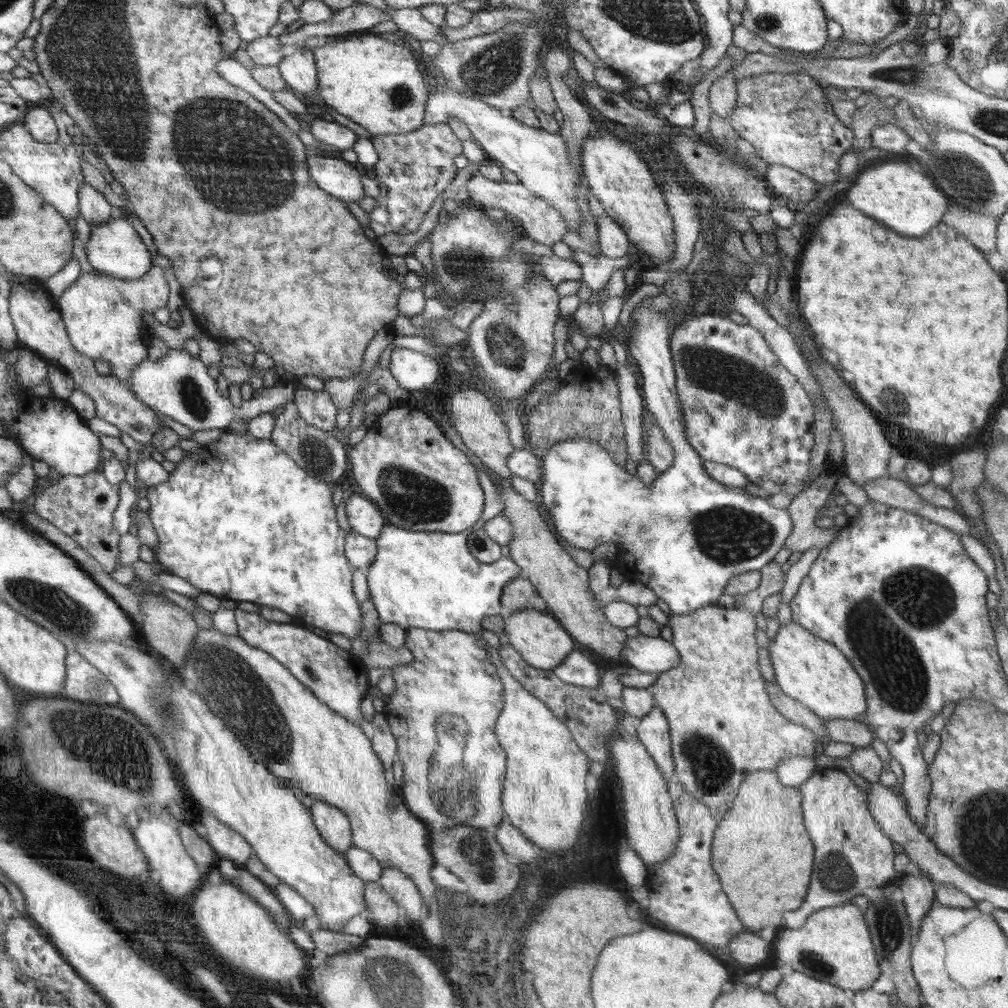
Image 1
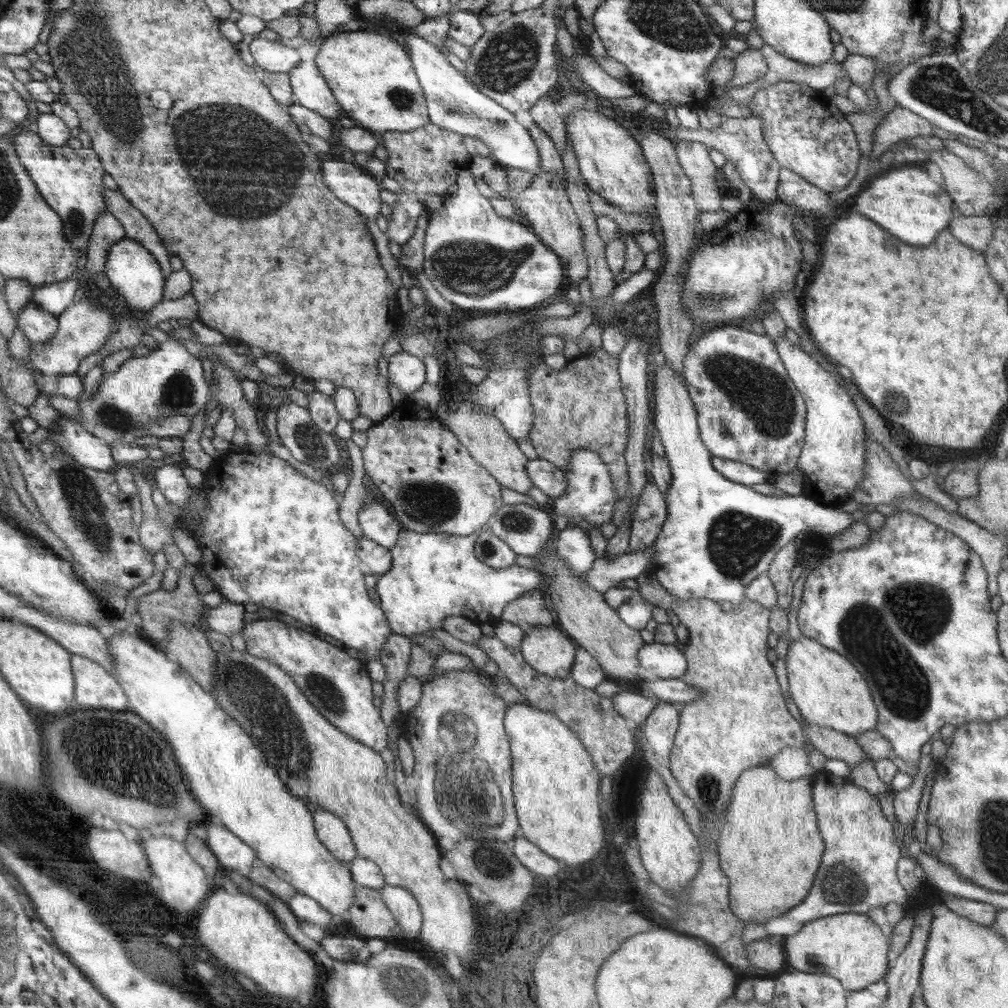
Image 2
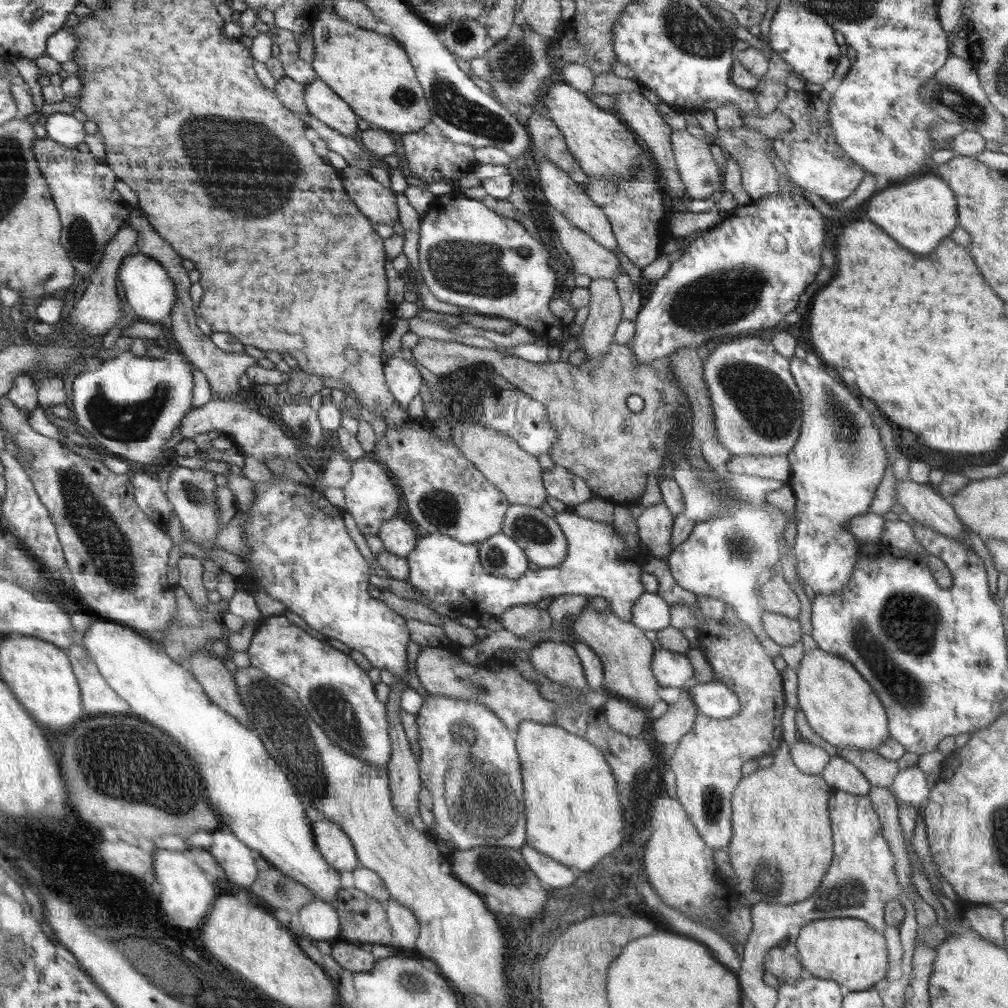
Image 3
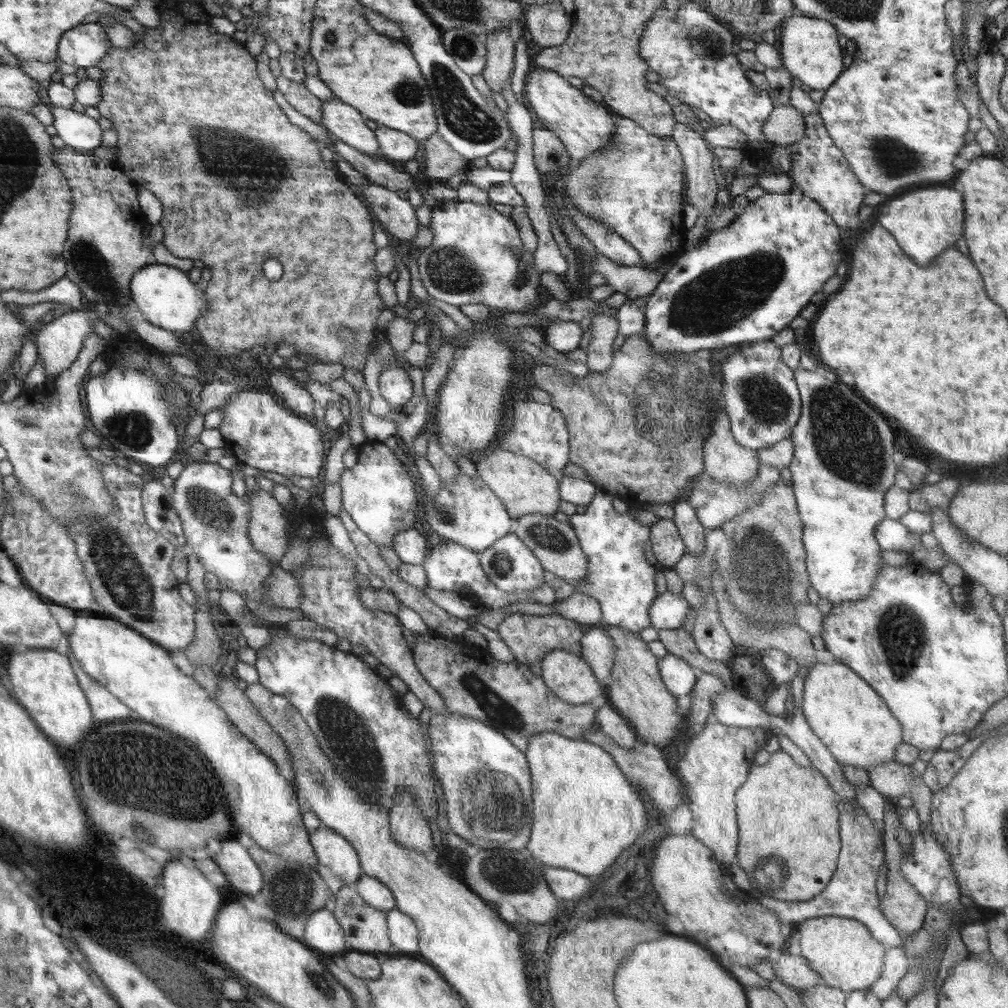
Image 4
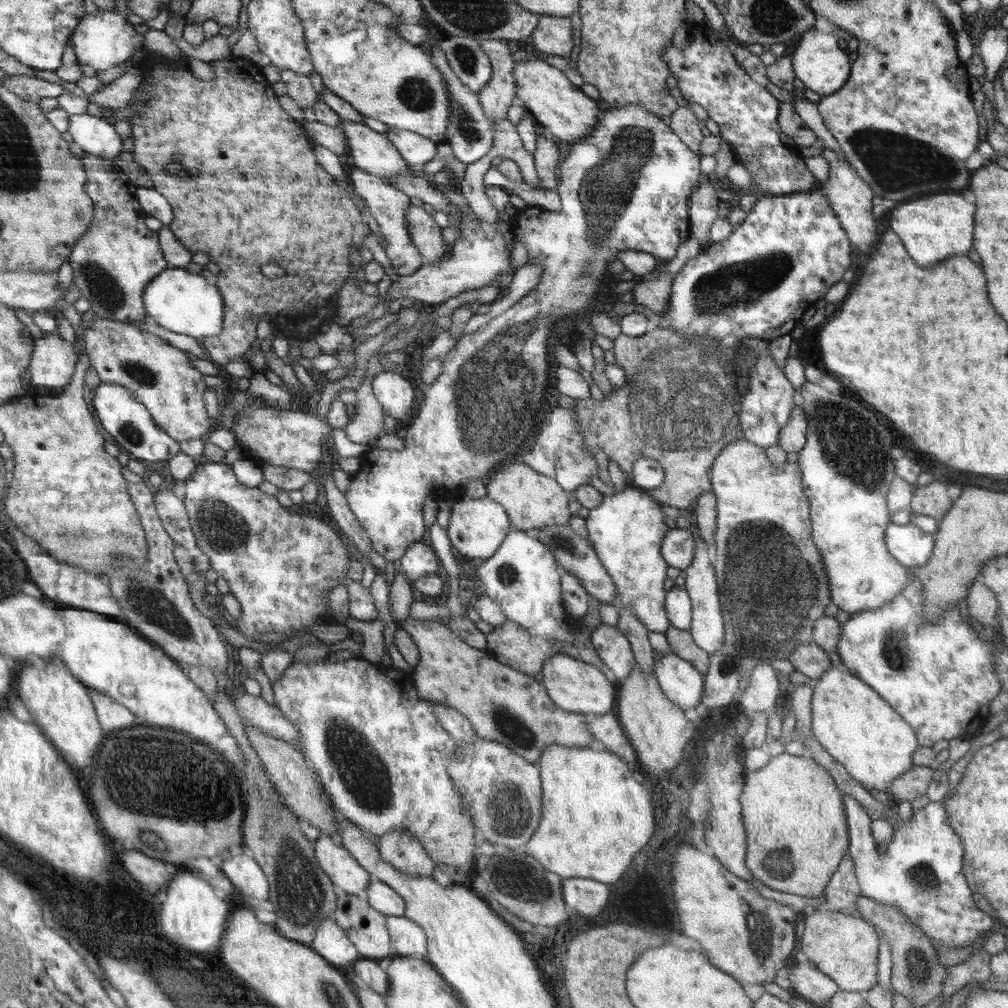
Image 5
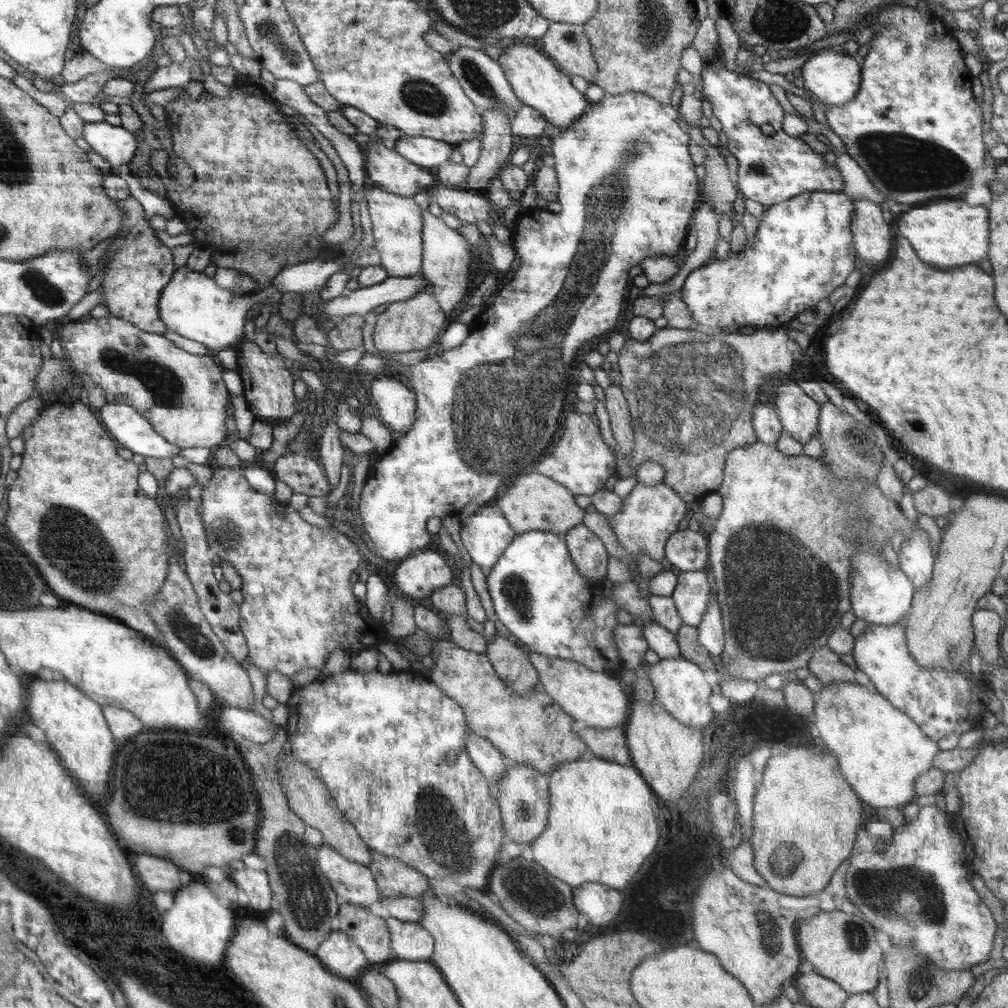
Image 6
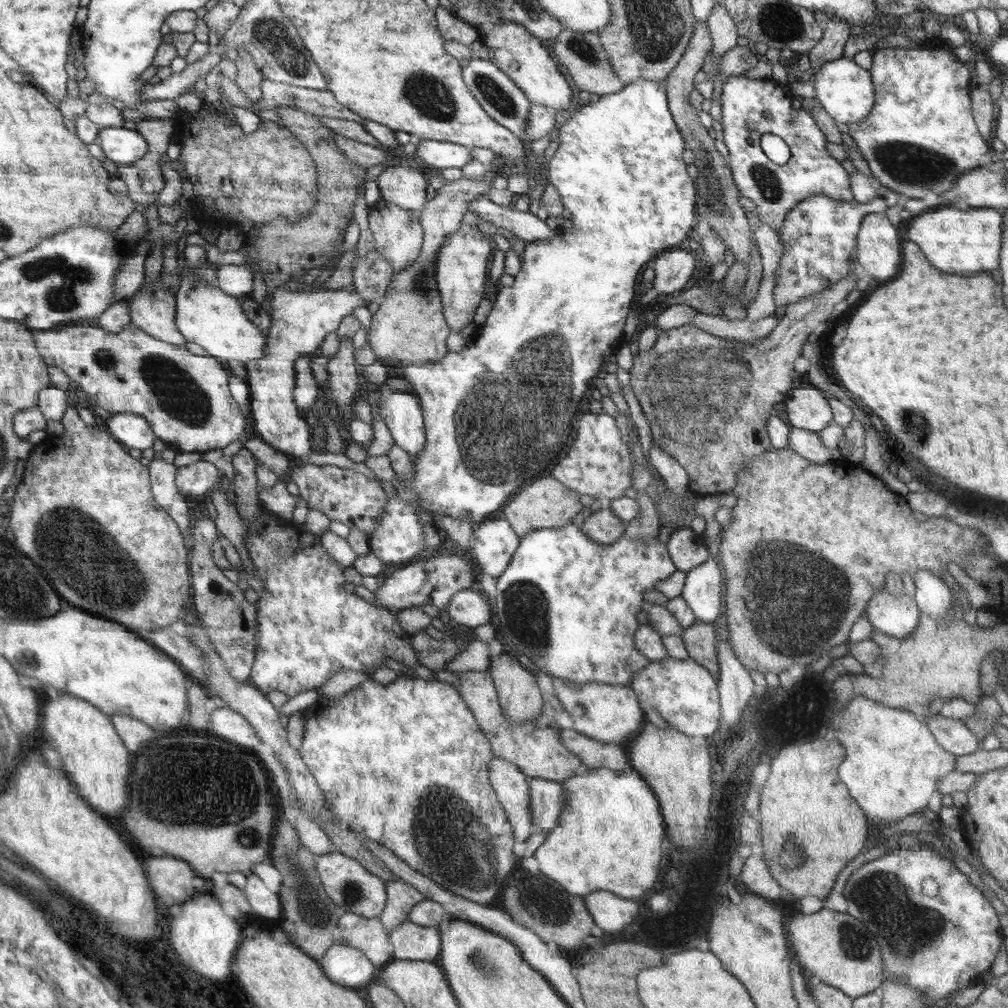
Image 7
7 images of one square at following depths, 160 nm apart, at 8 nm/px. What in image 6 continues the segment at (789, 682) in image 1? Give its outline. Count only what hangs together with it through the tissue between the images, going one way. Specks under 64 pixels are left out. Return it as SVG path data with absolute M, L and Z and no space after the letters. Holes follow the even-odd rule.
M854 681L826 684L816 693L812 716L815 734L835 754L840 772L862 802L882 811L882 808L902 808L917 800L919 795L914 793L914 781L933 767L933 758L939 749L937 741L930 740L905 712L894 708L880 693L870 692Z

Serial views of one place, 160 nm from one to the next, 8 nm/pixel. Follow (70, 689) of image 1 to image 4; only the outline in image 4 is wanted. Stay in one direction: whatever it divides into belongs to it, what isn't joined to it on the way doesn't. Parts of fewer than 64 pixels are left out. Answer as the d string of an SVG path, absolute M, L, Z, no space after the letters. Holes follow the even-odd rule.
M65 648L61 651L72 661L77 679L80 681L81 688L85 691L93 709L94 718L98 718L100 722L112 722L118 718L134 718L134 712L130 708L126 708L121 700L118 700L105 686L94 680L81 667L79 660L76 660L72 654L72 649Z

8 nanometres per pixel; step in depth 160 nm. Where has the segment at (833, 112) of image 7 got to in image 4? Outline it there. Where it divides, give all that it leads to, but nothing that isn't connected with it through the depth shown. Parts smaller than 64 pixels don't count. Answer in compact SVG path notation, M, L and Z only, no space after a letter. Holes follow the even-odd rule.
M796 13L783 18L777 30L777 47L783 67L791 76L814 90L825 91L830 88L845 69L842 61L845 56L842 53L843 48L838 45L839 32L836 27L827 20Z

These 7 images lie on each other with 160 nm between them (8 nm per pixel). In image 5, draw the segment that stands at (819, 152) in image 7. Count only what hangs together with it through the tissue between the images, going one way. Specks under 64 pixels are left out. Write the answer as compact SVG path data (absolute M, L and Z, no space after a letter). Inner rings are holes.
M706 24L690 25L689 38L684 49L668 45L663 50L663 60L669 68L671 75L676 78L678 90L682 93L682 98L694 104L700 104L708 111L708 117L720 128L720 136L727 140L735 152L736 161L747 168L753 178L749 192L757 194L758 197L772 195L789 195L799 192L810 192L816 188L816 177L812 175L806 165L804 158L797 153L793 147L781 134L777 116L780 108L779 102L767 89L756 83L737 63L733 53L738 49L737 42L734 42L733 35L730 34L729 27L723 29L728 33L728 40L722 39L720 33Z

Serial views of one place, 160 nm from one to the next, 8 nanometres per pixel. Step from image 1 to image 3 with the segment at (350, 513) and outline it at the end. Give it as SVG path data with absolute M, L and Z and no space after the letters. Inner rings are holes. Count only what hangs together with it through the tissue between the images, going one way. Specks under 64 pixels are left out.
M399 517L385 520L380 528L380 540L384 548L392 554L405 556L415 547L416 534L414 527Z

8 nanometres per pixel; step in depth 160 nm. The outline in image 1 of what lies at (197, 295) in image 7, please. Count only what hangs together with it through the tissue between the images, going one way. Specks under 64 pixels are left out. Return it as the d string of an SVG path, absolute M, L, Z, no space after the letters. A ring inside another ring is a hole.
M112 217L105 223L91 228L88 242L85 243L86 258L96 272L112 275L119 279L141 279L152 268L150 252L132 223L126 217Z

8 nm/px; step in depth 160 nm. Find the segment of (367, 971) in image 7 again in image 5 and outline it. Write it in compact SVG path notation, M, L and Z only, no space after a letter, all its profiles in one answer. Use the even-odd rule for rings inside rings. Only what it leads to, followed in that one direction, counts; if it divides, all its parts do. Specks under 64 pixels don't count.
M331 917L317 928L316 938L310 945L330 964L335 967L342 967L344 970L350 969L362 956L357 951L357 948L350 942L345 930L338 926L338 923Z

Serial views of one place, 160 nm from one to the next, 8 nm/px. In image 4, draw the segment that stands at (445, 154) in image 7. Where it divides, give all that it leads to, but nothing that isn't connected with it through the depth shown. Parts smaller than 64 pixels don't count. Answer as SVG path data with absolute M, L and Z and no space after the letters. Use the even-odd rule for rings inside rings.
M378 125L374 130L381 156L388 161L406 162L416 158L418 142L409 133Z

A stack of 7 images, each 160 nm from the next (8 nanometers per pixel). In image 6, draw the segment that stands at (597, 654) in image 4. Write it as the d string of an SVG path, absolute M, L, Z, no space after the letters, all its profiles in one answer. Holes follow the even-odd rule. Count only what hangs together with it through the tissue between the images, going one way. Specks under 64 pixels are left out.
M618 624L614 630L614 637L617 650L621 655L620 659L624 661L624 668L628 671L635 670L640 666L639 661L650 656L642 626Z

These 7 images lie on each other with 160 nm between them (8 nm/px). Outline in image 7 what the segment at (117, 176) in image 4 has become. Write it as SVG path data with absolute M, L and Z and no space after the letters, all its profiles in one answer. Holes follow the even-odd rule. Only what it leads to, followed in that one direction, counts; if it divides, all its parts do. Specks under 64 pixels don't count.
M159 279L153 290L143 284L133 296L125 299L130 306L132 324L157 340L186 346L187 342L177 328L176 296L164 288Z

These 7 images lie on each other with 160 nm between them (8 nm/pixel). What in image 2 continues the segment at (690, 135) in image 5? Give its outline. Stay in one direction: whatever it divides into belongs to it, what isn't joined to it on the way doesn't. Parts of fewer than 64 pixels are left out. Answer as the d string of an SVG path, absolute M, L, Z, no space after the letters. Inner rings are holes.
M680 140L675 142L675 149L681 167L686 176L691 178L691 189L699 210L701 212L720 212L720 210L723 210L720 192L718 191L718 167L709 157L710 148L701 142Z

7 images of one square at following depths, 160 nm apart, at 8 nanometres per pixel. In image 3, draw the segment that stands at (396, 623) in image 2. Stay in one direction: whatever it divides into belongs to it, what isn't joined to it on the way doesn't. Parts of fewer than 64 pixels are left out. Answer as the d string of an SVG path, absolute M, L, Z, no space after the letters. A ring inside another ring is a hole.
M575 511L557 512L554 520L566 535L568 544L564 560L554 568L530 569L517 579L497 577L481 564L478 544L464 544L442 533L427 533L416 539L415 547L405 556L409 568L405 581L420 591L420 604L428 607L452 606L462 615L477 619L482 614L500 618L510 607L532 605L546 597L582 595L605 598L610 605L608 611L631 622L634 604L646 593L640 575L650 556L629 549L618 537L613 524L580 517Z

